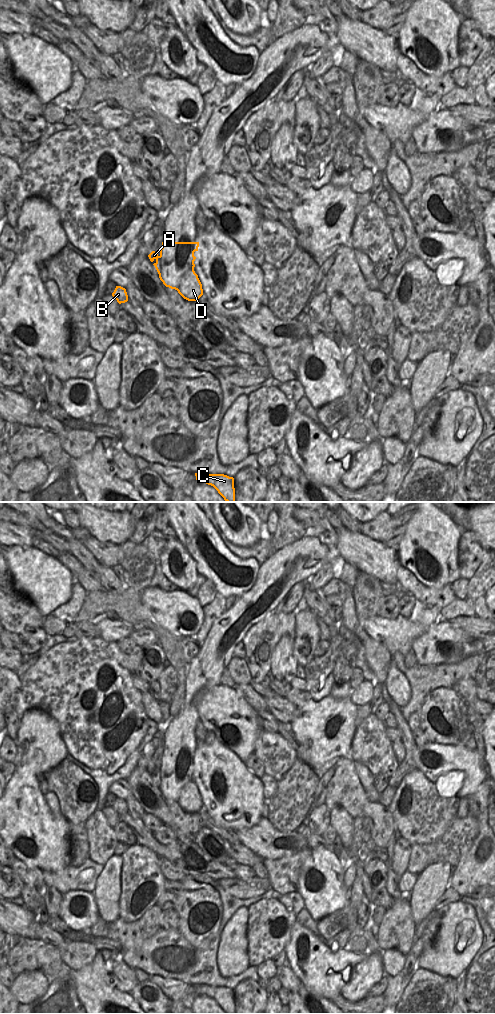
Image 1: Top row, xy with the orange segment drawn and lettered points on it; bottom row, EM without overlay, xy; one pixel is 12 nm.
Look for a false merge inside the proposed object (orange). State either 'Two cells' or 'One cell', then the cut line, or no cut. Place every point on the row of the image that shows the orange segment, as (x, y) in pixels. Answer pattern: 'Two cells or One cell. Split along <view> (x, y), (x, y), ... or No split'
Two cells. Split along xy (162, 250), (178, 250), (190, 257), (190, 267), (177, 289).

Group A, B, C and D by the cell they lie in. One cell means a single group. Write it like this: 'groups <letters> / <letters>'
groups A B D / C

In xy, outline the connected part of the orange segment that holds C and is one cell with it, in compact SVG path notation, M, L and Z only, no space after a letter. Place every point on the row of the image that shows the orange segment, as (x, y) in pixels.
M195 473L199 483L213 486L226 502L235 502L234 478L224 474Z

